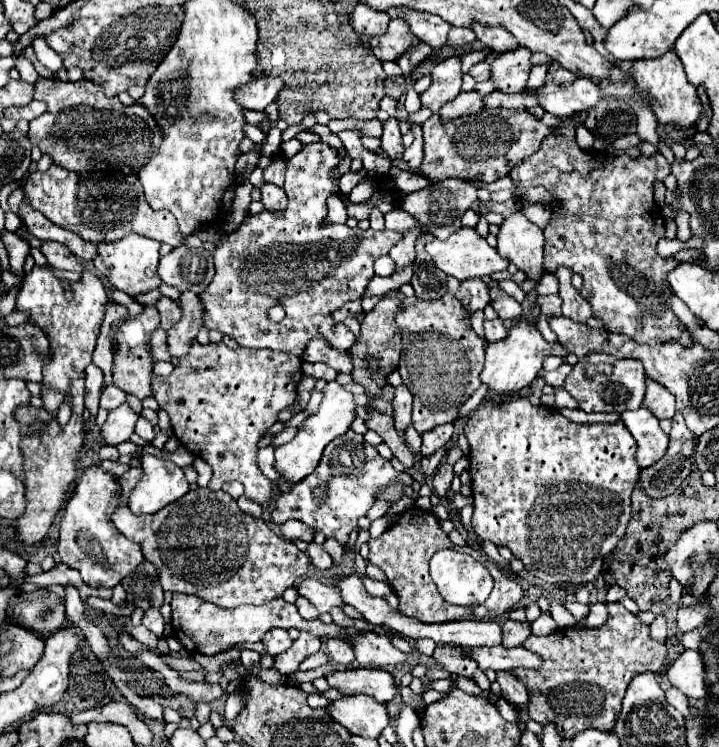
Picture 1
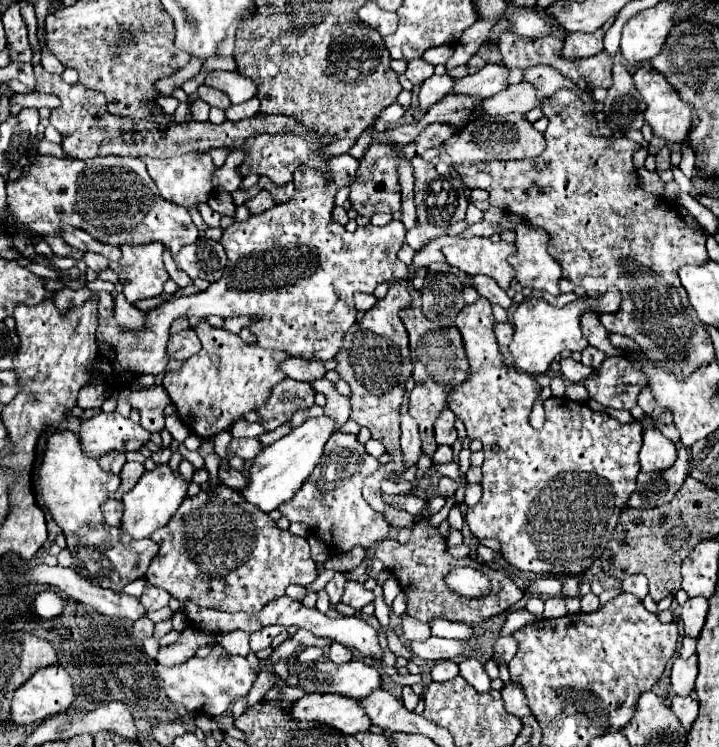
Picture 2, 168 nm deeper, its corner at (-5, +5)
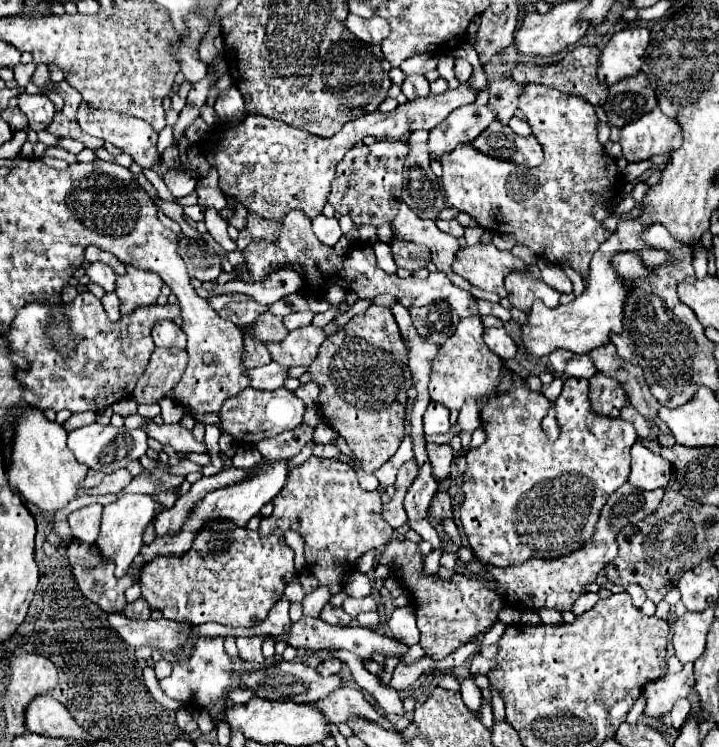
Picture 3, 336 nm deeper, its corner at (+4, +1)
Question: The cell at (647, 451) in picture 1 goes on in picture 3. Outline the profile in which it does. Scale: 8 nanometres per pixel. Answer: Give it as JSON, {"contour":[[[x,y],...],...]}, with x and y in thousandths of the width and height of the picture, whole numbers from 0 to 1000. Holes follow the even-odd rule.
{"contour":[[[893,592],[879,597],[879,632],[873,645],[890,656],[926,653],[935,624],[915,608],[904,605]]]}

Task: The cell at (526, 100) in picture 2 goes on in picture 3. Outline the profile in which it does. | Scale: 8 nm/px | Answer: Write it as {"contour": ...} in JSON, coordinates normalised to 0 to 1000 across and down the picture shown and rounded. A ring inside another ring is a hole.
{"contour":[[[651,139],[645,145],[634,145],[629,155],[601,171],[595,185],[598,214],[612,214],[643,190],[659,190],[662,182],[673,177],[682,163],[687,163],[687,158],[690,153],[684,153],[679,142]]]}

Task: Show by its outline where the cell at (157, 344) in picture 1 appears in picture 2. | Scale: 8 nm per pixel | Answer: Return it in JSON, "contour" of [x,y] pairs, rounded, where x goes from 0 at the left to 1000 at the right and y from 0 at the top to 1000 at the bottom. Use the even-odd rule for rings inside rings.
{"contour":[[[480,203],[460,209],[455,217],[460,217],[455,230],[416,220],[408,233],[410,260],[402,270],[313,305],[307,316],[318,348],[313,369],[282,391],[227,404],[221,412],[207,415],[199,444],[171,444],[160,434],[157,396],[152,391],[124,391],[118,386],[76,391],[74,402],[85,412],[102,412],[124,402],[124,396],[138,396],[135,458],[149,458],[152,471],[135,477],[127,514],[168,519],[168,509],[160,506],[177,493],[213,503],[229,498],[235,485],[235,436],[252,423],[352,423],[344,439],[357,452],[357,463],[408,471],[408,477],[424,482],[463,482],[474,469],[480,444],[494,434],[491,394],[516,394],[530,378],[566,372],[566,356],[552,345],[565,307],[558,296],[545,295],[533,304],[513,300],[483,311],[480,303],[466,297],[460,289],[463,260],[494,241],[497,212]]]}

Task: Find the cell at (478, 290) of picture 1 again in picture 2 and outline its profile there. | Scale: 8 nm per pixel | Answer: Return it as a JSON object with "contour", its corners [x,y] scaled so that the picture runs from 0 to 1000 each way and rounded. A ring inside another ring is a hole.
{"contour":[[[666,396],[658,407],[650,407],[633,428],[633,436],[641,442],[647,455],[655,503],[647,509],[647,514],[630,522],[630,527],[622,533],[622,541],[647,568],[652,584],[672,592],[675,605],[669,643],[672,664],[666,675],[650,683],[650,704],[663,720],[691,720],[700,731],[700,747],[722,763],[769,774],[808,771],[836,747],[861,701],[864,683],[886,653],[886,635],[892,629],[889,600],[894,570],[889,565],[864,568],[844,554],[825,552],[811,538],[797,538],[791,533],[761,533],[758,570],[752,573],[752,578],[741,576],[741,570],[736,568],[736,554],[744,533],[752,525],[752,517],[741,503],[730,503],[700,487],[686,447],[686,434],[688,426],[683,418],[683,407],[672,396]]]}

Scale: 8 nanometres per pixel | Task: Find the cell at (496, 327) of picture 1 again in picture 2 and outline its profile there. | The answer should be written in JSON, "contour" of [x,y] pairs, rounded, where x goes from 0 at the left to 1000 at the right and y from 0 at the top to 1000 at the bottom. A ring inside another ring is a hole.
{"contour":[[[691,431],[686,442],[688,442],[694,463],[705,463],[708,455],[711,455],[711,450],[713,450],[713,436],[708,431]]]}

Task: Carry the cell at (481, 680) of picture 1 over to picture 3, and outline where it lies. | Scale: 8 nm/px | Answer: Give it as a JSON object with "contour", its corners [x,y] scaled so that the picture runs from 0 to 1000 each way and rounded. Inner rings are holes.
{"contour":[[[637,908],[637,910],[640,910],[640,916],[643,916],[640,929],[643,929],[643,937],[645,937],[648,948],[651,948],[659,959],[665,959],[665,961],[668,961],[670,926],[665,924],[665,918],[659,916],[659,910],[656,910],[656,908]]]}

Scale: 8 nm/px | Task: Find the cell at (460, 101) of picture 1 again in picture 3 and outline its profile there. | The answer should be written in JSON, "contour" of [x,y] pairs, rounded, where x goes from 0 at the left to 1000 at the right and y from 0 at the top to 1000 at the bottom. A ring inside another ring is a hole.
{"contour":[[[523,187],[515,195],[503,195],[503,198],[490,198],[481,203],[478,214],[473,217],[470,228],[467,228],[467,238],[459,246],[459,262],[456,270],[465,276],[465,281],[470,286],[481,286],[490,292],[492,300],[515,300],[520,305],[545,297],[554,286],[554,278],[559,273],[559,220],[562,212],[567,206],[567,193],[556,190],[556,187]]]}

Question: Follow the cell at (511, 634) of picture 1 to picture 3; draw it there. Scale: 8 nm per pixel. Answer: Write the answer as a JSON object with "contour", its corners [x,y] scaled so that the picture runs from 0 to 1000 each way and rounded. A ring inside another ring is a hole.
{"contour":[[[662,876],[662,878],[656,881],[656,889],[654,889],[654,902],[656,902],[656,905],[662,905],[662,902],[676,902],[676,900],[682,900],[682,897],[684,897],[684,884],[679,884],[679,881],[668,878],[668,876]]]}

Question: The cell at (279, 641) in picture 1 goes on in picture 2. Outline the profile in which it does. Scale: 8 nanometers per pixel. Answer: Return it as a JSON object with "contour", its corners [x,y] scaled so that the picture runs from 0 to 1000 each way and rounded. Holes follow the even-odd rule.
{"contour":[[[374,838],[374,841],[363,841],[360,846],[349,849],[349,870],[352,873],[360,873],[360,870],[369,870],[377,865],[380,854],[391,846],[396,846],[399,841],[396,838]]]}

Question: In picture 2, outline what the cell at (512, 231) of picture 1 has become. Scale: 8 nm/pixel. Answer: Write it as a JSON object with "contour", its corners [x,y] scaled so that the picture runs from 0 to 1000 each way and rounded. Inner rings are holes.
{"contour":[[[722,300],[716,308],[719,340],[708,345],[708,353],[716,359],[716,369],[725,383],[750,386],[769,396],[777,396],[775,378],[780,372],[777,351],[761,337],[764,316],[744,303]]]}

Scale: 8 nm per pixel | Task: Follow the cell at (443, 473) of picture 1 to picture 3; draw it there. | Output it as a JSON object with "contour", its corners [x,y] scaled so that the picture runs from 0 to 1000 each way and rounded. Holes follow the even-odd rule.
{"contour":[[[606,659],[606,664],[601,667],[598,672],[598,691],[609,699],[618,699],[618,696],[629,696],[631,693],[631,685],[629,685],[629,669],[626,669],[626,661],[623,659]]]}

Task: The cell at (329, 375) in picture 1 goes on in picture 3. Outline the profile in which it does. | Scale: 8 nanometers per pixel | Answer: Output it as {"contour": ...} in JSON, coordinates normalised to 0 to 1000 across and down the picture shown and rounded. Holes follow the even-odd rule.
{"contour":[[[376,485],[373,490],[342,495],[342,503],[348,506],[348,517],[359,522],[384,522],[395,514],[398,498],[384,485]]]}

